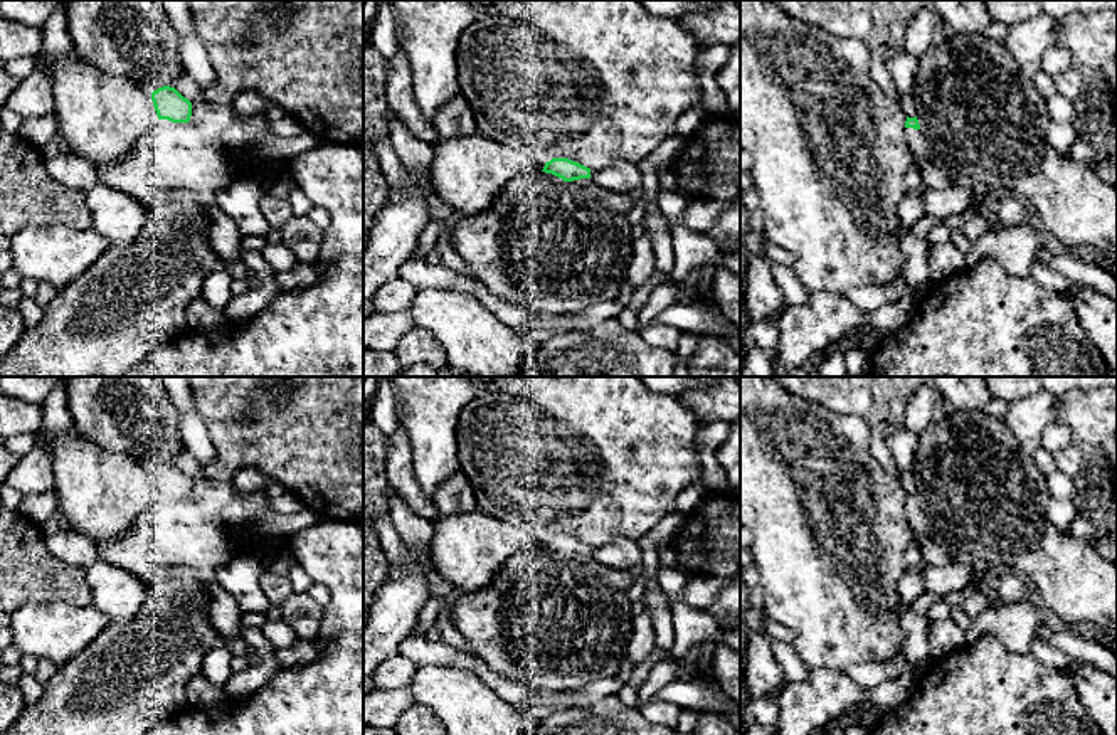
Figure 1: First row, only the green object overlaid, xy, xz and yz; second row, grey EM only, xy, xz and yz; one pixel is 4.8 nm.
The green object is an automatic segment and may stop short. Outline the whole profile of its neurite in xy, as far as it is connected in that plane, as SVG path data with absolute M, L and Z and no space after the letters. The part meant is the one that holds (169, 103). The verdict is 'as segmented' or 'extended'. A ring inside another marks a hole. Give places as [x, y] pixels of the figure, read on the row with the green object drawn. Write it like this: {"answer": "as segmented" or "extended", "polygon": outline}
{"answer": "as segmented", "polygon": "M163 86L151 93L151 101L158 119L172 123L188 123L192 116L192 103L175 87Z"}

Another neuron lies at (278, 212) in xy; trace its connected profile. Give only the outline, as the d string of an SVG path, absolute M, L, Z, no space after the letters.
M264 193L259 207L271 227L281 229L294 217L288 198L276 198Z

